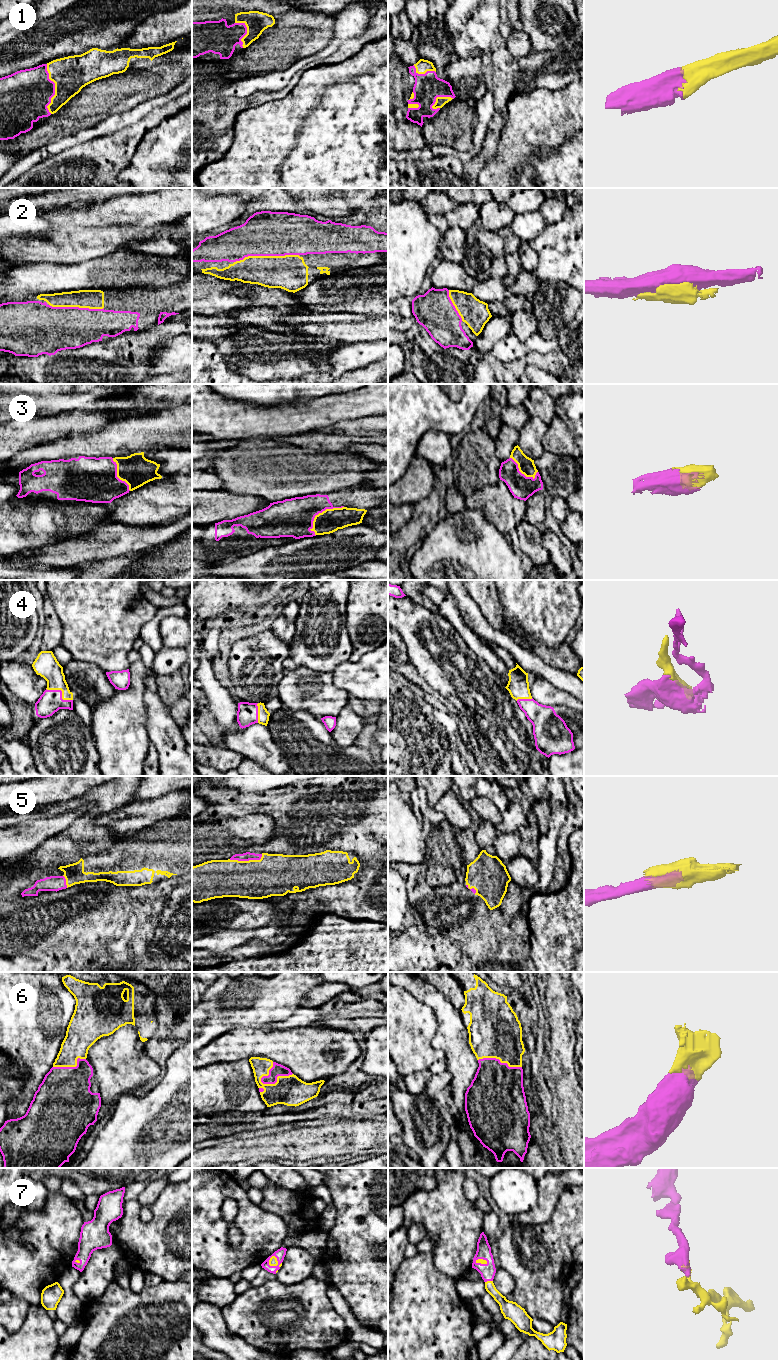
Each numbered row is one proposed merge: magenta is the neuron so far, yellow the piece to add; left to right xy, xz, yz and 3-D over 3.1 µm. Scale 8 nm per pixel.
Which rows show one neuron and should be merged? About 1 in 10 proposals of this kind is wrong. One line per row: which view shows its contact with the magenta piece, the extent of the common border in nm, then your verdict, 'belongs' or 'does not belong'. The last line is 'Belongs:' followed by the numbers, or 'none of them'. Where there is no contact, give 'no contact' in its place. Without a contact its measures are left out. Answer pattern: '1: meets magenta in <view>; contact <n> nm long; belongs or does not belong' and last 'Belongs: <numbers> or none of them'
1: meets magenta in xy; contact 400 nm long; belongs
2: meets magenta in xz; contact 550 nm long; belongs
3: meets magenta in xz; contact 340 nm long; belongs
4: meets magenta in xy; contact 240 nm long; belongs
5: meets magenta in xz; contact 280 nm long; belongs
6: meets magenta in xz; contact 280 nm long; belongs
7: meets magenta in xz; contact 120 nm long; belongs
Belongs: 1, 2, 3, 4, 5, 6, 7

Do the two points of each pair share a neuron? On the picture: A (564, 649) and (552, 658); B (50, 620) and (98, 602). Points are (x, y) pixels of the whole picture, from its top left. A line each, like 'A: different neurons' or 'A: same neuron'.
A: same neuron
B: different neurons

